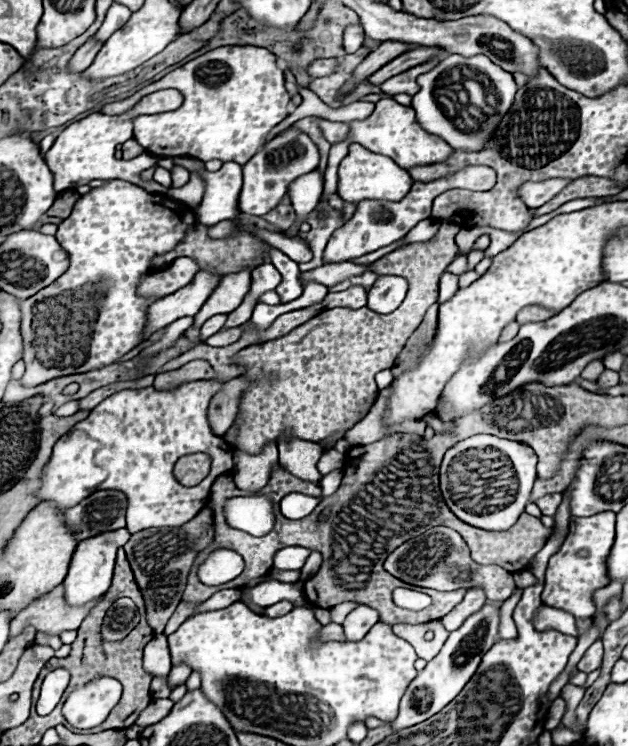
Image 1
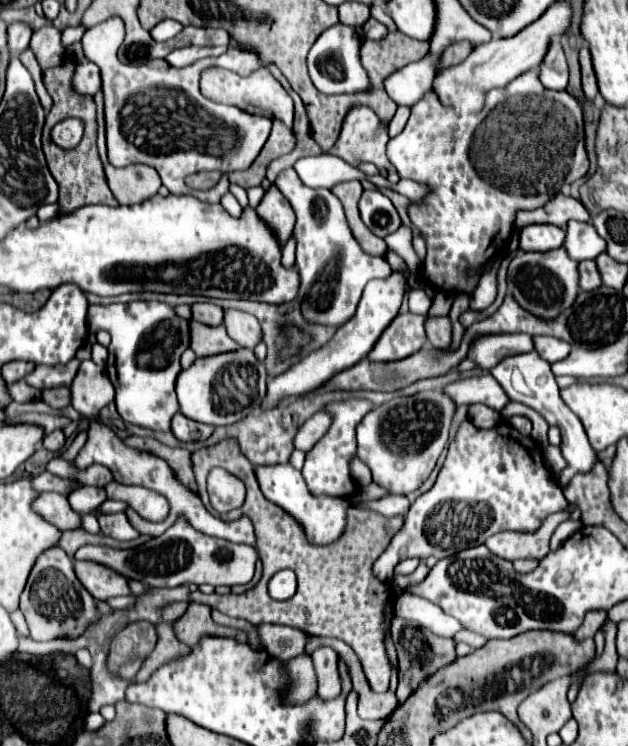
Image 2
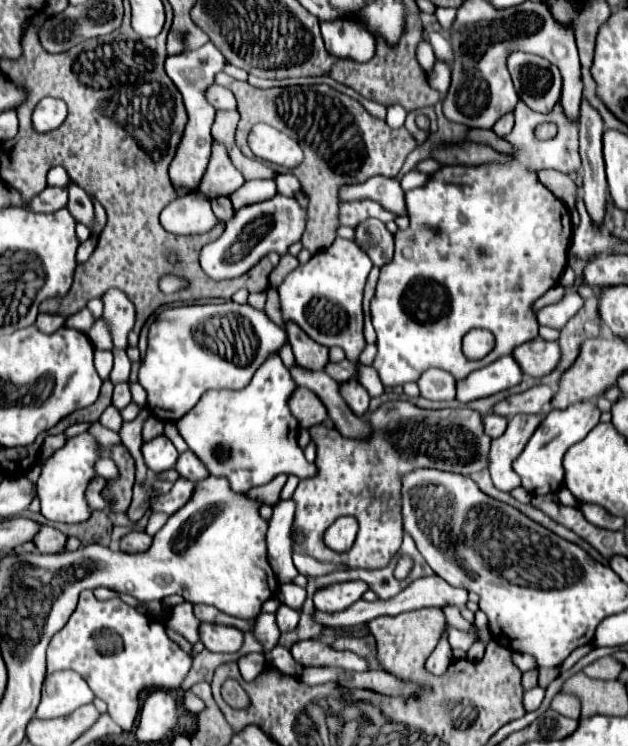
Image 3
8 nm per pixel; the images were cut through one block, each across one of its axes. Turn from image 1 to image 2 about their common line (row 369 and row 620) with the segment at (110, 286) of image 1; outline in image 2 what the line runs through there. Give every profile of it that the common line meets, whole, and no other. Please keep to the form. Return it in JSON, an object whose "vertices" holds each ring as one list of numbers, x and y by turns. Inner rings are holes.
{"vertices":[[54,546,46,550,34,564,28,584,20,596,20,610,30,628,30,636,38,642,50,640,74,640,82,636,90,624,100,620,96,600,74,572,74,558,70,558,62,548]]}

